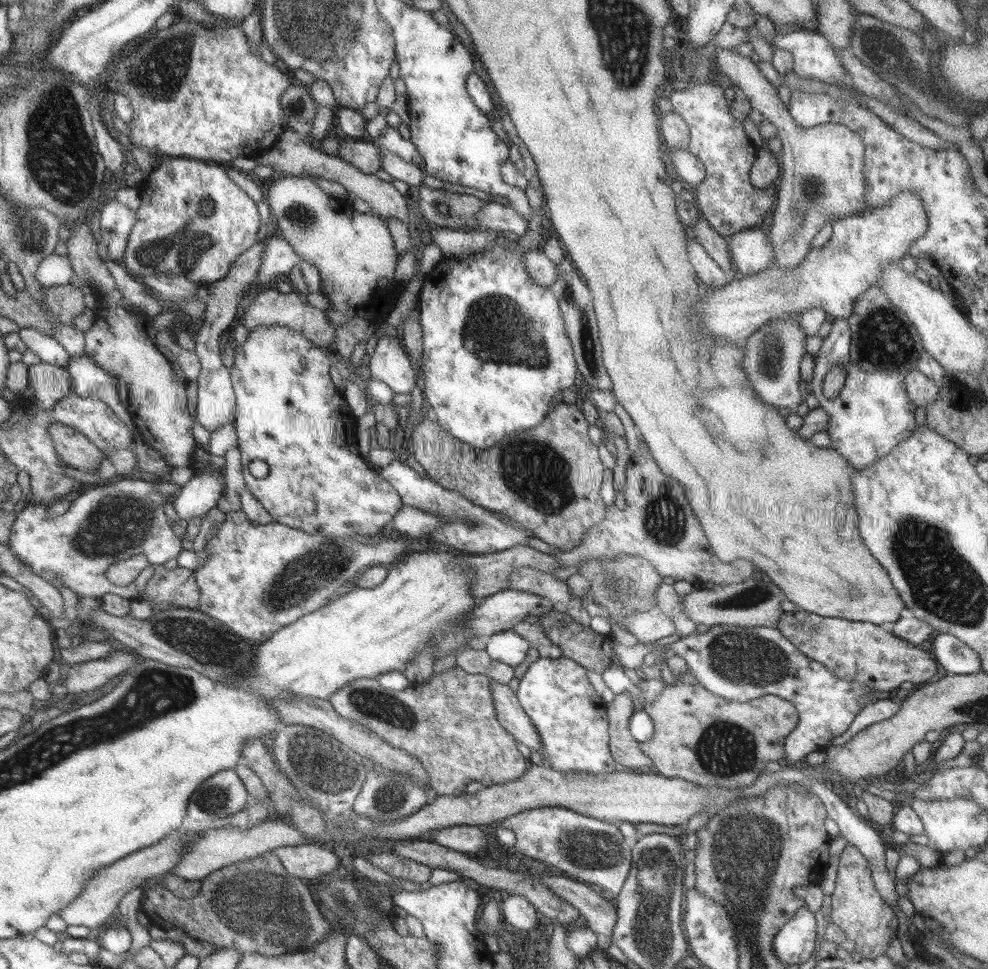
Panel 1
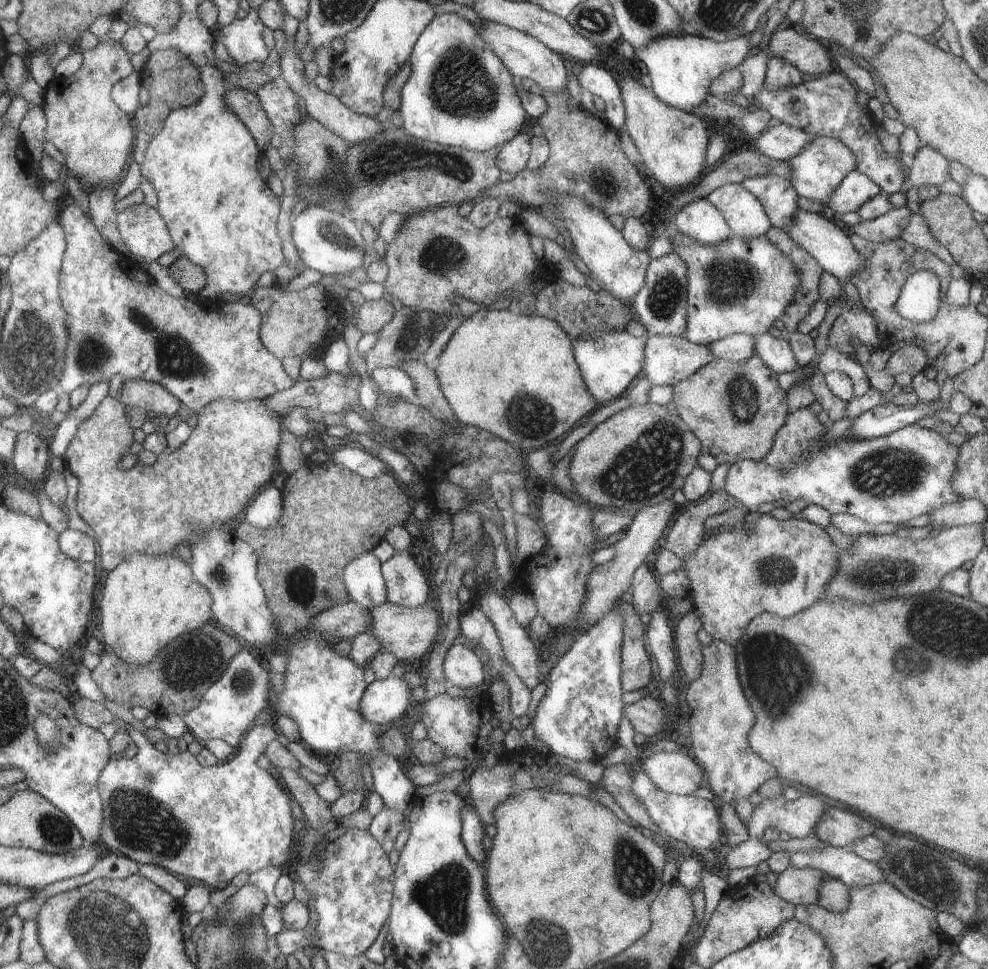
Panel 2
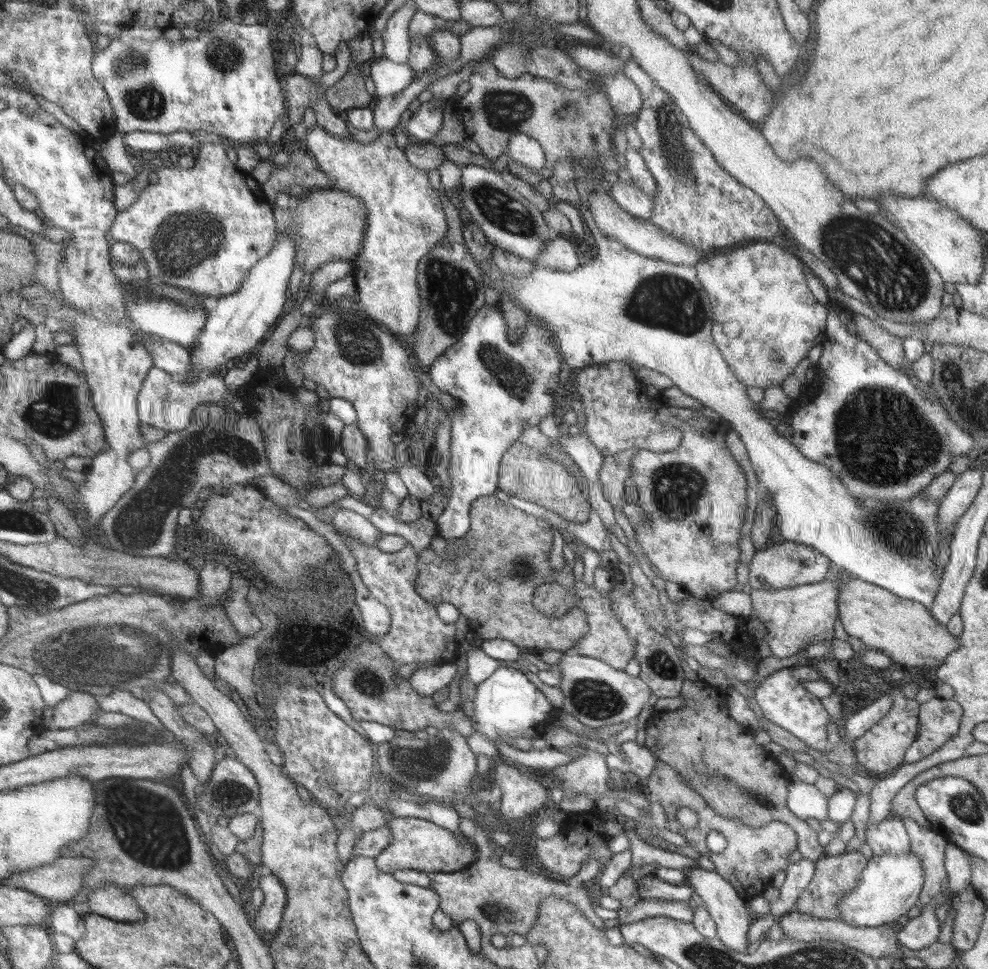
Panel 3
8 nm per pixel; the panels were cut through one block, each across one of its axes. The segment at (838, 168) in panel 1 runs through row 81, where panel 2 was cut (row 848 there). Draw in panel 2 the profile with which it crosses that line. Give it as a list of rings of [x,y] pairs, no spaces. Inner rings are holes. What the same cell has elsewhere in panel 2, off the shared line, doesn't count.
[[[749,838],[739,845],[732,847],[726,854],[726,866],[729,869],[746,868],[747,866],[758,866],[772,856],[768,842],[763,838]]]

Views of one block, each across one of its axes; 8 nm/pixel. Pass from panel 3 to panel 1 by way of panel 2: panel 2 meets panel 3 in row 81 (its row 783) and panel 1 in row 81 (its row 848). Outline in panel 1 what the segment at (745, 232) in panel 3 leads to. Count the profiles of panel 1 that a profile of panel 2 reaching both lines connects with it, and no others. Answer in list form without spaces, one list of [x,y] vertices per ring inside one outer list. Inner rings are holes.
[[[705,46],[692,48],[684,55],[682,65],[688,73],[690,85],[686,89],[670,92],[668,98],[673,104],[673,112],[679,114],[689,126],[691,141],[687,150],[703,163],[707,172],[706,178],[692,189],[696,207],[718,234],[728,238],[740,231],[755,228],[754,224],[758,224],[774,206],[776,185],[760,189],[751,182],[750,166],[758,157],[756,148],[736,122],[731,108],[728,108],[724,90],[708,81],[708,56],[710,52]]]

